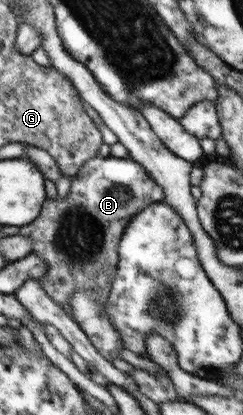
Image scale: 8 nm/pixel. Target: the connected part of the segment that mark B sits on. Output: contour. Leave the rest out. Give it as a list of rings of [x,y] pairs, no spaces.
[[[110,155],[89,159],[72,177],[70,185],[70,193],[64,199],[59,196],[54,199],[47,198],[42,204],[39,216],[32,224],[20,227],[18,235],[25,236],[32,244],[30,254],[36,254],[45,261],[48,271],[45,277],[39,279],[47,296],[75,321],[72,306],[68,303],[72,294],[78,288],[90,288],[94,292],[94,298],[98,298],[105,305],[118,265],[116,248],[122,233],[133,216],[146,206],[162,201],[163,191],[138,162],[131,158],[117,158]]]

